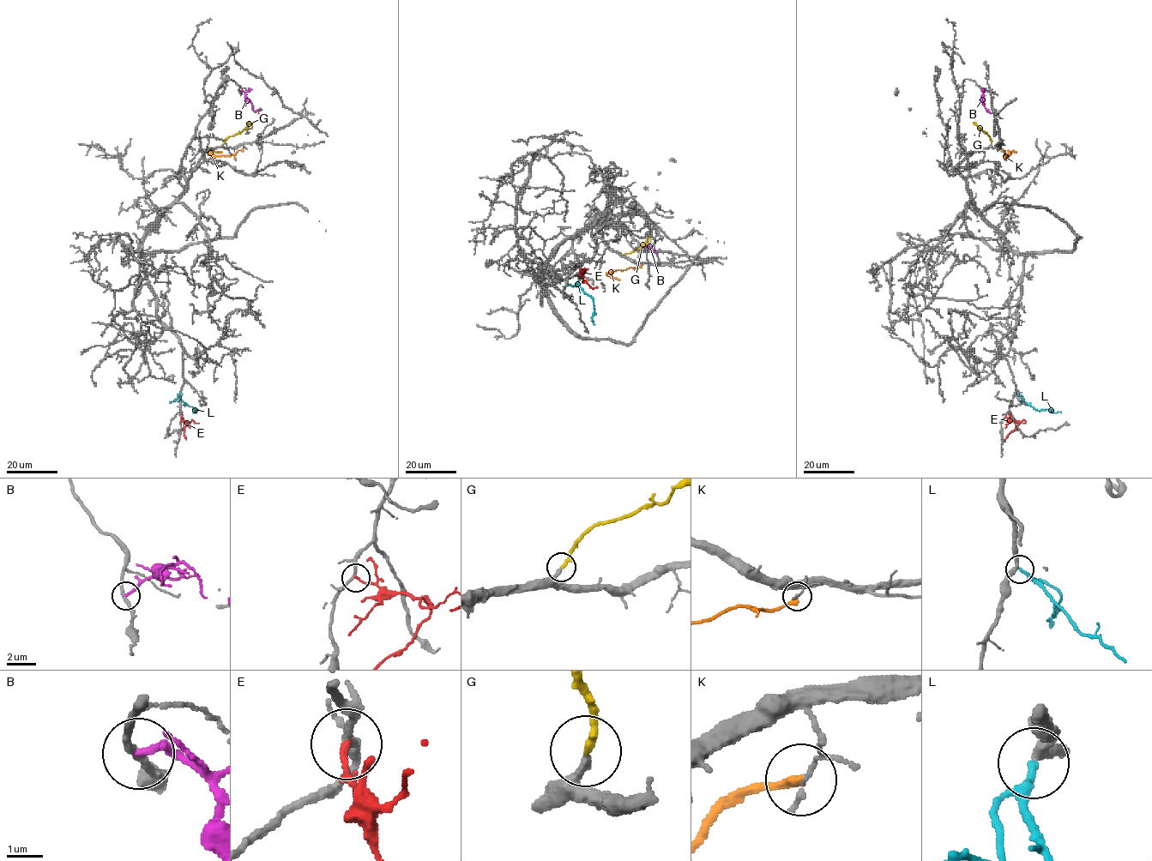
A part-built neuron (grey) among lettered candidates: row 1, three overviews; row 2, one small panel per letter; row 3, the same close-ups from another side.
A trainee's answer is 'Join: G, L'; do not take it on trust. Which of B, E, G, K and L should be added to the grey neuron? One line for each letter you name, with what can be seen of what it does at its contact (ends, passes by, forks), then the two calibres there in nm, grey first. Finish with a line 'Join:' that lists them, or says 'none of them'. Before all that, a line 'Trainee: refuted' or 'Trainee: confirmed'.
Trainee: confirmed
G: it ends there; 240 nm thick on the grey side, 220 nm on the other
L: it ends there; 280 nm thick on the grey side, 240 nm on the other
Join: G, L

